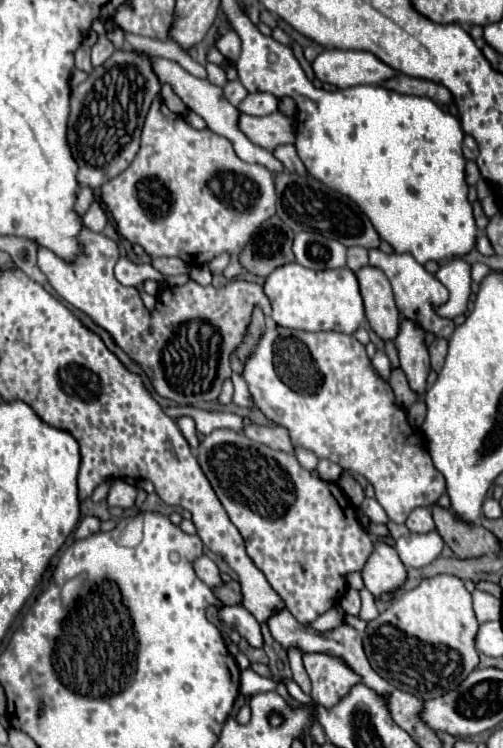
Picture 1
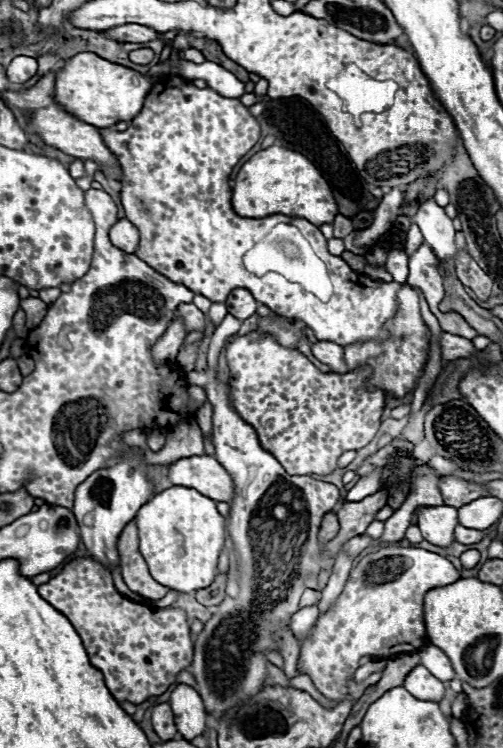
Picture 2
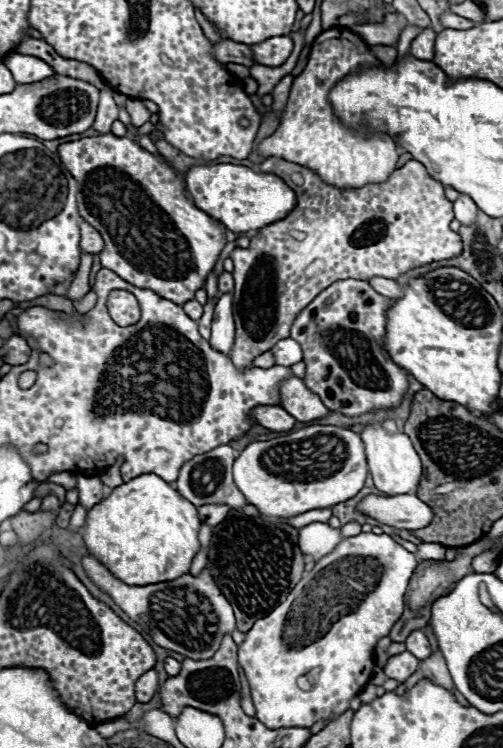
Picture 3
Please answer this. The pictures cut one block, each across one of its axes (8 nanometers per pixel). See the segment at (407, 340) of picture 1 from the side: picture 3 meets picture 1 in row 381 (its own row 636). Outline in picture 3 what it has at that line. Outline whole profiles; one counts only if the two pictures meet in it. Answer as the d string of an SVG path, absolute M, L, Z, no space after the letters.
M414 630L414 632L410 632L410 636L406 638L406 650L408 652L412 652L418 660L424 660L426 656L430 656L430 642L428 642L428 638L426 638L426 634L422 632L422 630Z

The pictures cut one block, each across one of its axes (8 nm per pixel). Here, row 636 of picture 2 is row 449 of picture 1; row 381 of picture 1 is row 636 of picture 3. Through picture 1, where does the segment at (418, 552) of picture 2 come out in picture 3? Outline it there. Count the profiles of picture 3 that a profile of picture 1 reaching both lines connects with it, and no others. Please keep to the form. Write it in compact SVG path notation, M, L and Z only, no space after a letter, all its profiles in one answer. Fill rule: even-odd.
M358 534L358 536L352 536L352 538L344 538L334 552L330 552L328 556L320 558L316 562L316 566L310 570L310 572L304 572L302 580L292 588L292 592L288 594L288 598L278 606L274 608L274 612L270 612L266 618L262 620L256 620L254 626L246 632L246 638L244 642L238 646L238 664L242 666L244 674L246 674L246 680L250 684L250 692L252 692L252 700L254 700L254 706L256 706L256 718L266 724L268 728L292 728L292 726L298 726L298 728L310 728L314 722L318 720L324 720L324 722L332 722L336 720L340 714L344 714L348 708L350 708L350 700L354 696L358 696L358 692L368 684L368 680L372 678L372 668L374 668L374 644L388 636L390 634L390 628L394 626L394 620L398 620L398 616L402 616L404 612L404 594L406 594L406 588L408 588L408 582L412 578L412 572L414 568L418 566L418 560L414 554L410 554L404 546L400 546L398 542L394 542L388 534ZM300 676L306 676L306 678L312 678L312 684L308 688L302 688L298 682L300 682Z

